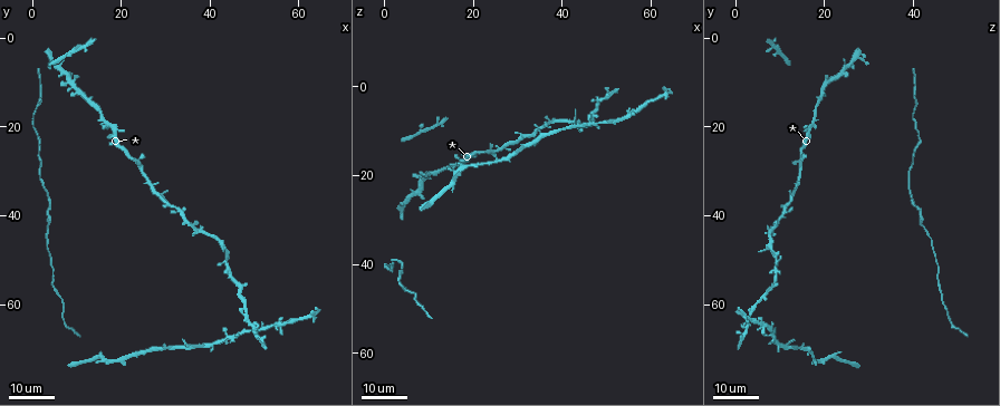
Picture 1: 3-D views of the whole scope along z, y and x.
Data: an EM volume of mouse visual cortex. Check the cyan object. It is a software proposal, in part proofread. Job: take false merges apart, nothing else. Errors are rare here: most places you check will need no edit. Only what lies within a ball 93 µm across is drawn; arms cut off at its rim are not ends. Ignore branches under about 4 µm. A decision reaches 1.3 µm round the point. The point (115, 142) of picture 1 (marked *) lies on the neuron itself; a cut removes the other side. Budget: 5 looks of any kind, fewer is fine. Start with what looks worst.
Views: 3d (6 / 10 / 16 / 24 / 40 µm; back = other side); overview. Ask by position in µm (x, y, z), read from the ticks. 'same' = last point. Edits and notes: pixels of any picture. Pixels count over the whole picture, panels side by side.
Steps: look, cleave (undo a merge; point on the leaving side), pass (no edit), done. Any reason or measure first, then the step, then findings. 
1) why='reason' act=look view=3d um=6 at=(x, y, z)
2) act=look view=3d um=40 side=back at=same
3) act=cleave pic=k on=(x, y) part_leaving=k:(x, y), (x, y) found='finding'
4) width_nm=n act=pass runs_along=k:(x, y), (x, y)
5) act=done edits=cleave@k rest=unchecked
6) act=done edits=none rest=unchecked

why='three-way junction' act=look view=3d um=24 at=(8.0, 10.0, 20.5)

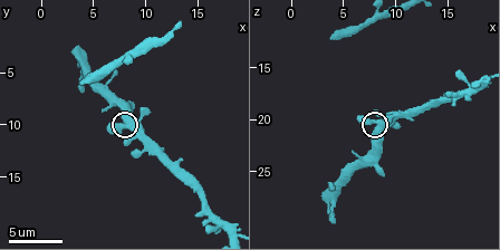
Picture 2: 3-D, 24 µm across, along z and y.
act=look view=3d um=6 at=(8.4, 10.0, 20.4)

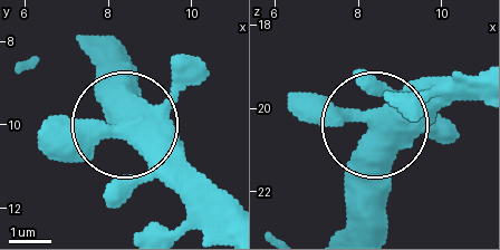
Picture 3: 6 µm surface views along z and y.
width_nm=470 act=pass found='all the same neuron'

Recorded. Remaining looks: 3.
act=look view=3d um=16 at=(48.5, 64.5, 2.5)

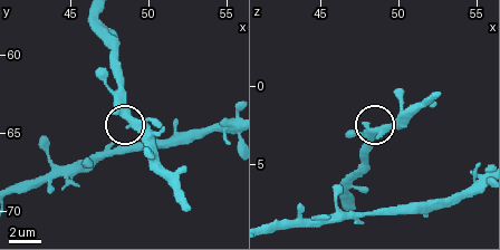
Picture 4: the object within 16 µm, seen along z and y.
why='zoom in' act=look view=3d um=10 at=same

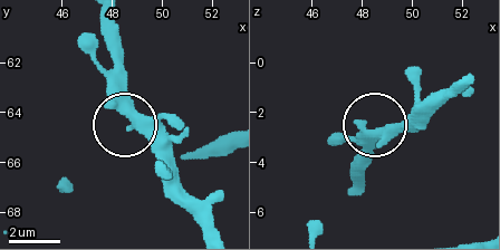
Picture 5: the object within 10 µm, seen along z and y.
act=pass found='all the same neuron'

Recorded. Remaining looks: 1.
why='four arms meet' act=look view=3d um=10 at=(16.4, 18.6, 17.6)

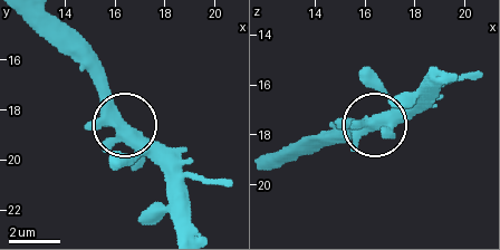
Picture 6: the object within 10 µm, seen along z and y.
act=pass runs_along=6:(182, 229), (178, 184), (75, 58) found='one neuron here'

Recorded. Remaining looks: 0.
act=done edits=none rest=unchecked

